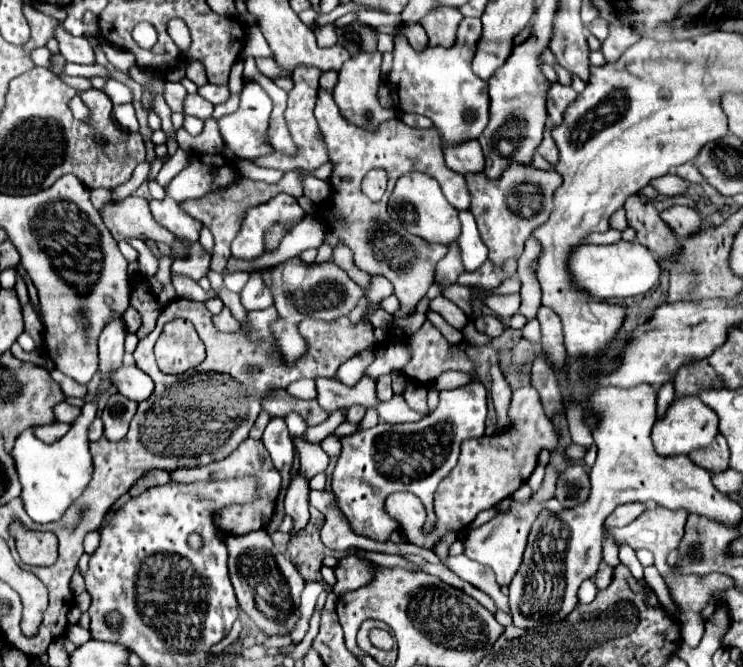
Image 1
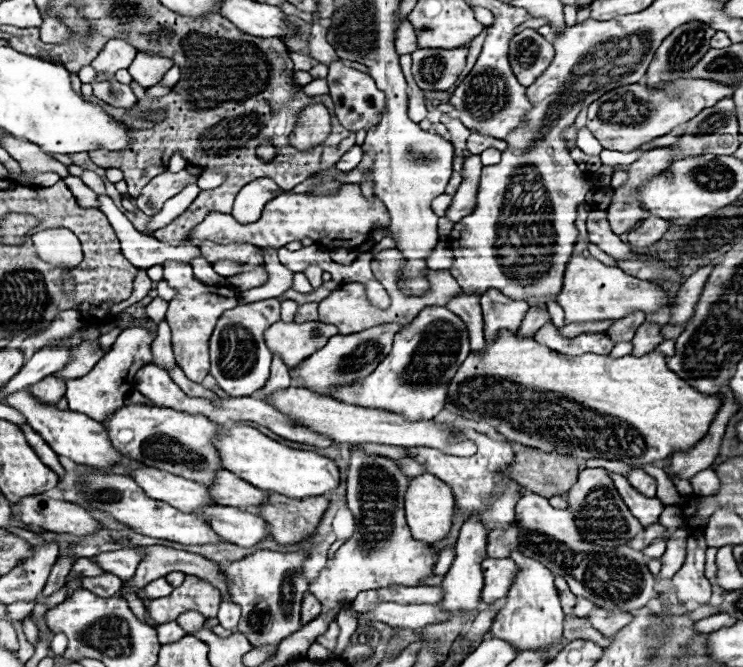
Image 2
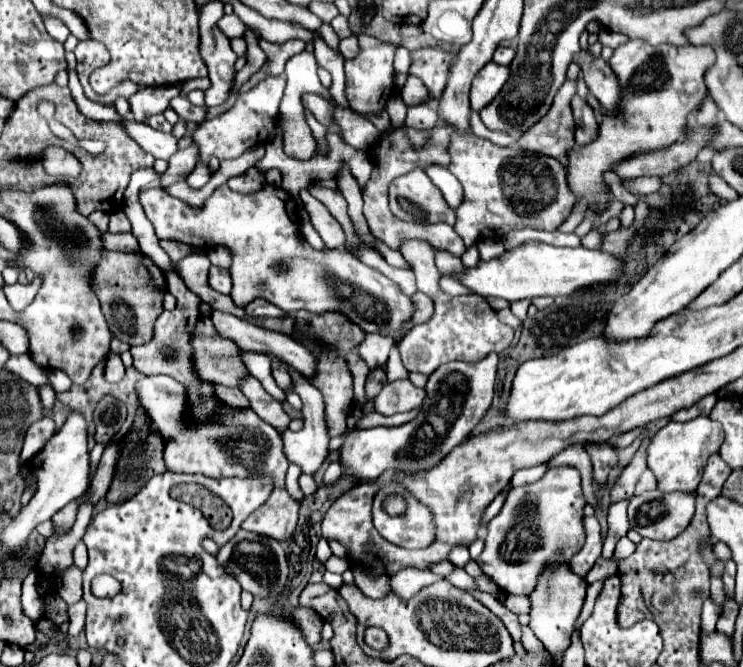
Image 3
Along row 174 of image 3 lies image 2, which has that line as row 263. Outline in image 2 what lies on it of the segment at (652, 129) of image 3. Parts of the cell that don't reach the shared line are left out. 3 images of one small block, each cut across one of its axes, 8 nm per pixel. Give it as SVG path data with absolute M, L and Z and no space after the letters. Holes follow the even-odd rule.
M574 256L570 258L566 272L564 272L564 286L558 294L556 302L566 312L566 322L598 322L598 320L620 320L634 310L642 312L656 312L664 308L666 294L658 286L650 284L648 280L638 280L634 276L624 274L620 268L604 266L596 258Z

